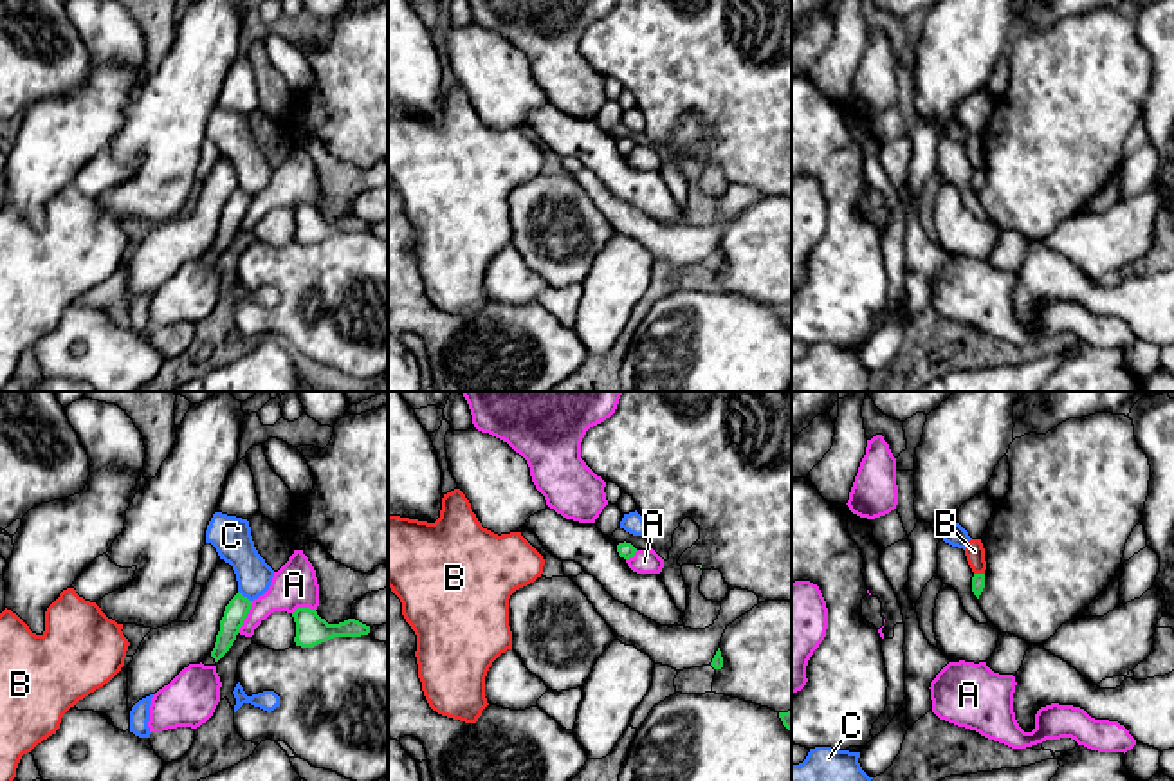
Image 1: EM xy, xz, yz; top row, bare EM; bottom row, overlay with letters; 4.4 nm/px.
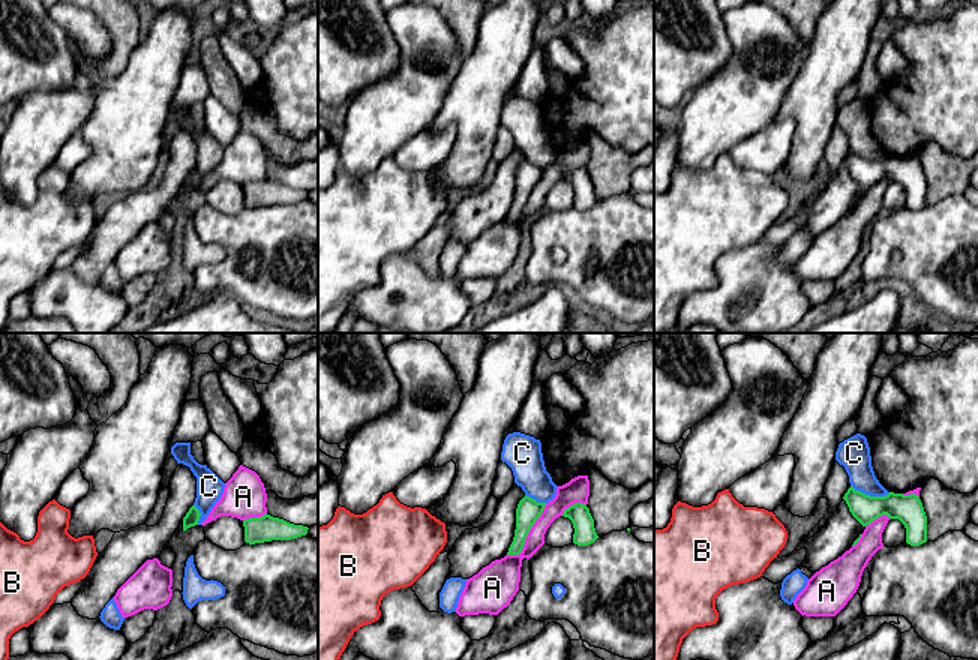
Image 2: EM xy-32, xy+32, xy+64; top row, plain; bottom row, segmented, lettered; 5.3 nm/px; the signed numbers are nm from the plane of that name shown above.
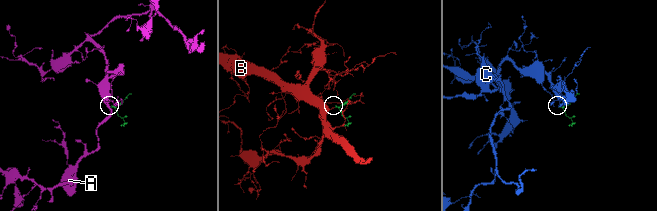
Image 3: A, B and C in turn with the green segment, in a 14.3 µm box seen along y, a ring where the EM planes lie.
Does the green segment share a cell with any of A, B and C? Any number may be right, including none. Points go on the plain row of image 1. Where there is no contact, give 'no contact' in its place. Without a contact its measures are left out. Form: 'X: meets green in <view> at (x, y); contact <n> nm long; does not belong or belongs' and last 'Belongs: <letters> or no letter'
A: meets green in xy at (246, 211); contact 160 nm long; does not belong
B: meets green in yz at (980, 170); contact 50 nm long; does not belong
C: meets green in xy at (246, 193); contact 80 nm long; does not belong
Belongs: no letter

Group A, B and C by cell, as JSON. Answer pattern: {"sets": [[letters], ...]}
{"sets": [["A"], ["B"], ["C"]]}

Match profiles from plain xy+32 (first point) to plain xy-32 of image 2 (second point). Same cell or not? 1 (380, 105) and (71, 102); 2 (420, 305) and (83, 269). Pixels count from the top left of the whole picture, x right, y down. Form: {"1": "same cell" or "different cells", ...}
{"1": "same cell", "2": "different cells"}

